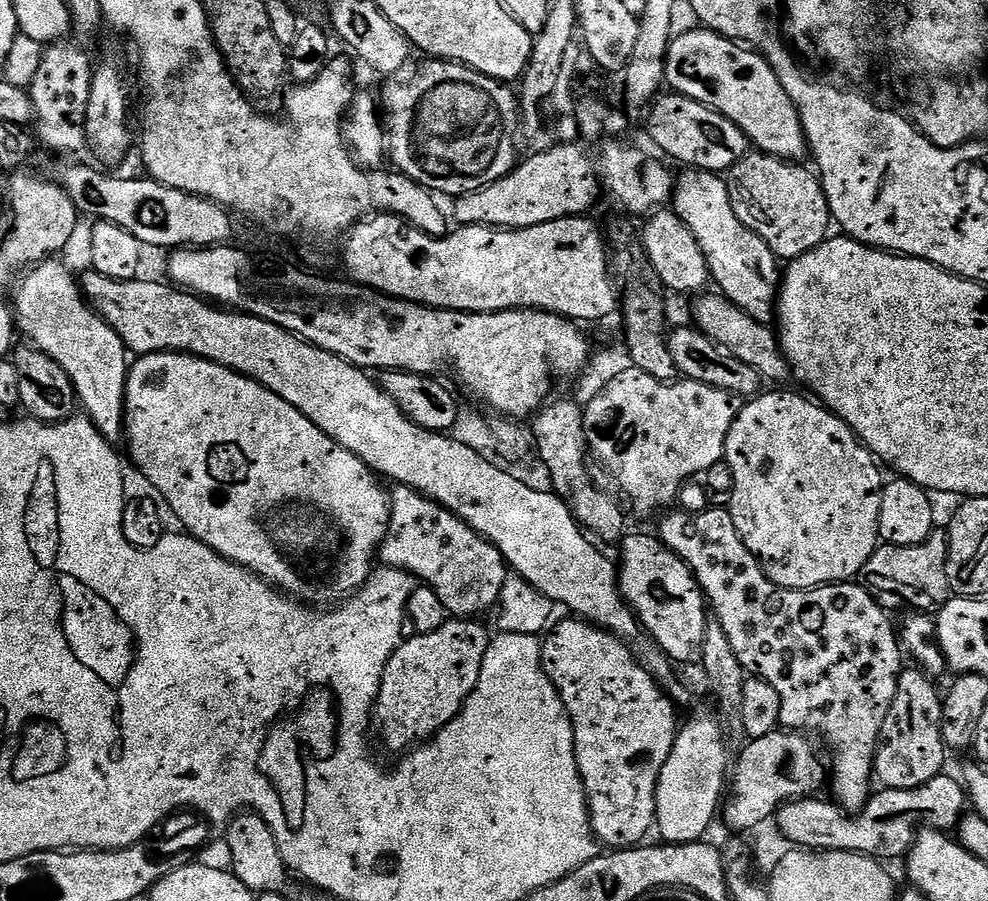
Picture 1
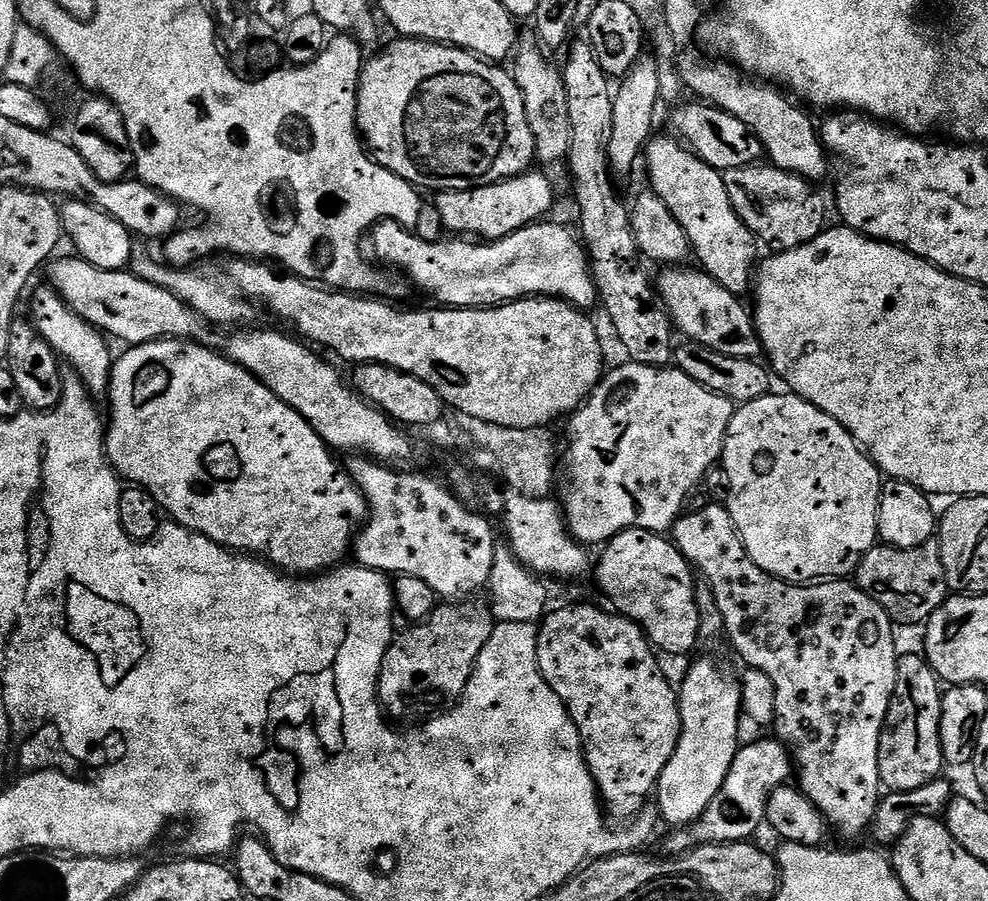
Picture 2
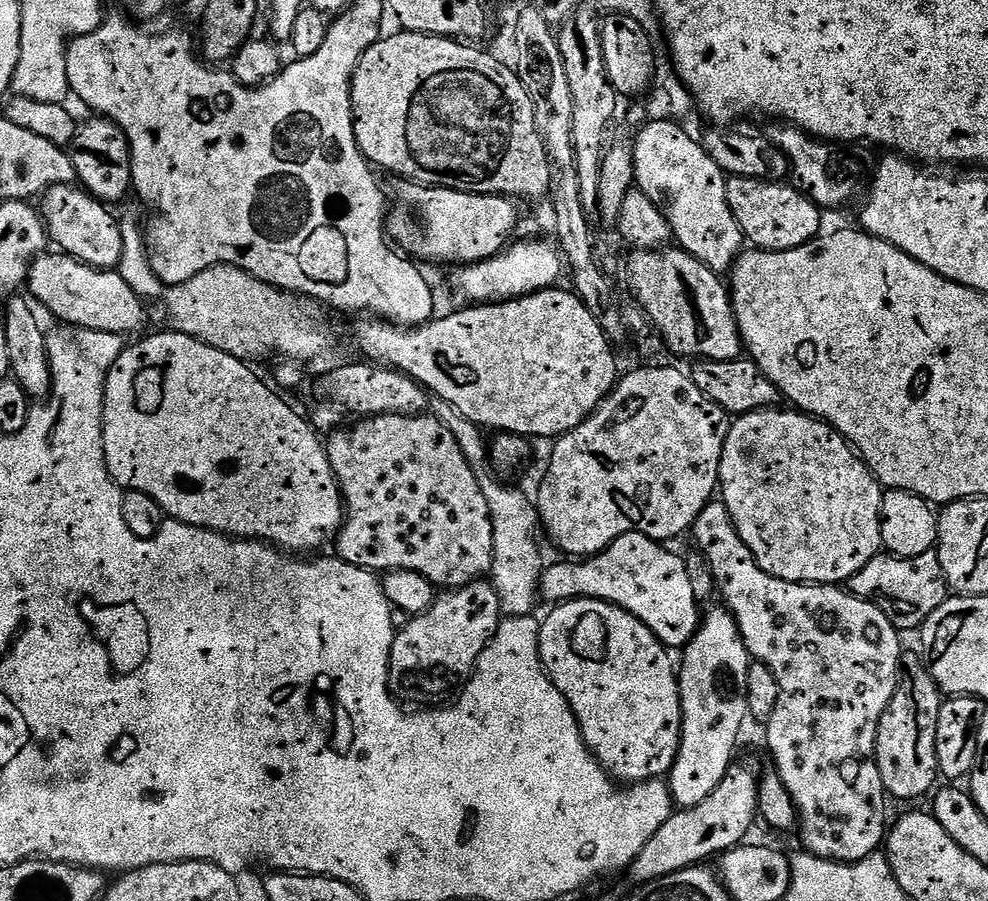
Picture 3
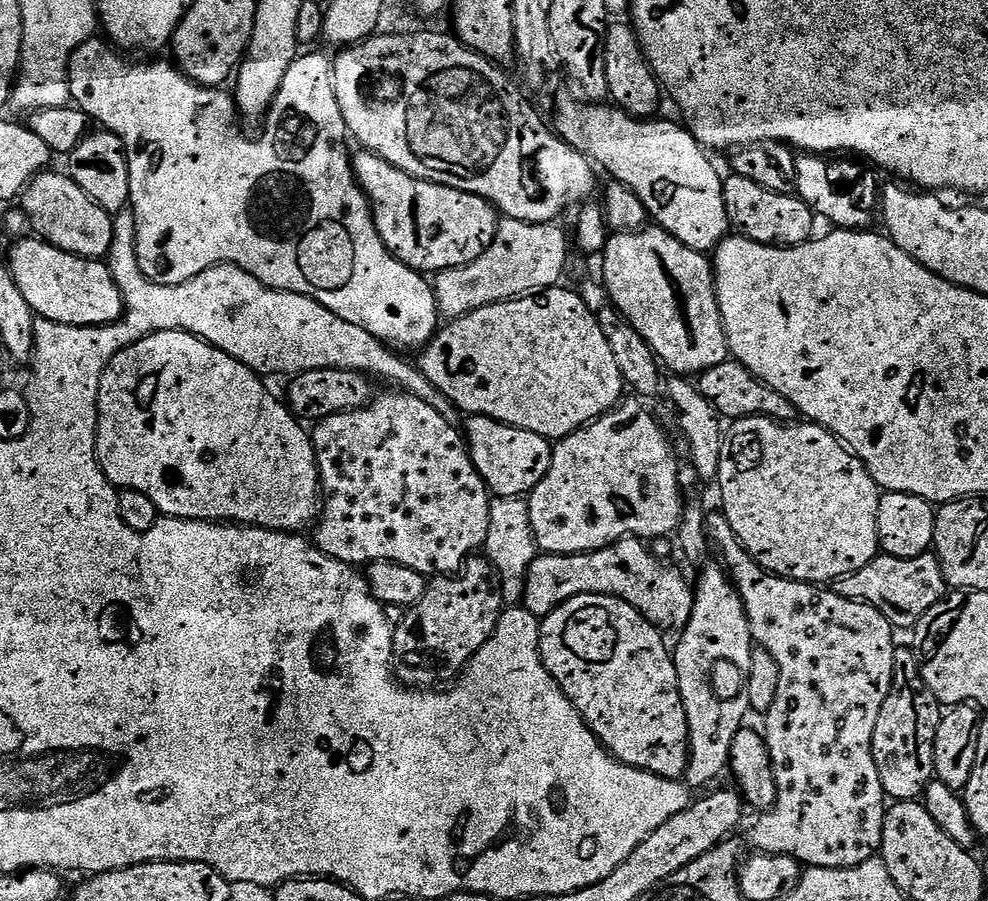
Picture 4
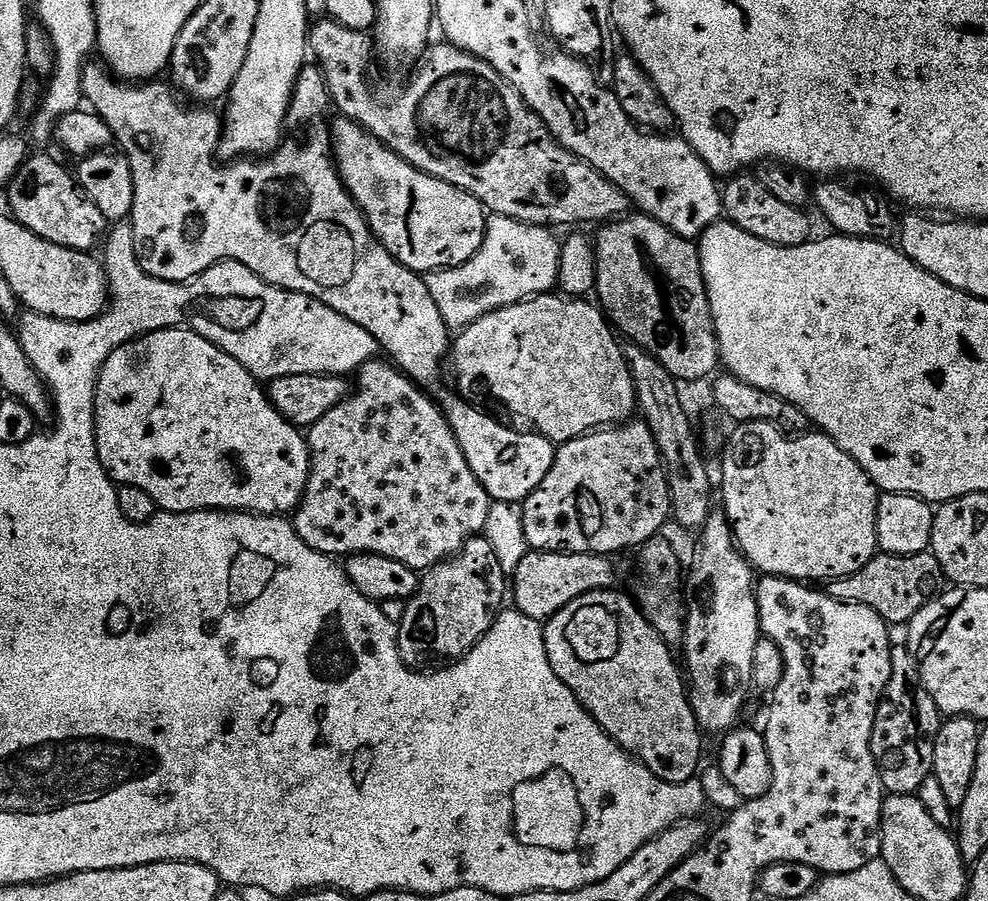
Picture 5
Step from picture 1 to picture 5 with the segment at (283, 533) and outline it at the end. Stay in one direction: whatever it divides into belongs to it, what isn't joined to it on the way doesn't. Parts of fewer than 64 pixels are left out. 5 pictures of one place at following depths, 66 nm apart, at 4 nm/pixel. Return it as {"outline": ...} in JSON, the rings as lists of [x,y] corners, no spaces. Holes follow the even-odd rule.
{"outline":[[[163,328],[124,344],[104,364],[96,383],[96,445],[98,458],[108,471],[109,477],[117,485],[138,486],[154,498],[157,509],[166,512],[255,512],[258,516],[284,516],[295,513],[308,485],[310,457],[305,433],[296,428],[273,406],[261,381],[248,371],[230,354],[226,354],[217,344],[210,343],[191,328]]]}

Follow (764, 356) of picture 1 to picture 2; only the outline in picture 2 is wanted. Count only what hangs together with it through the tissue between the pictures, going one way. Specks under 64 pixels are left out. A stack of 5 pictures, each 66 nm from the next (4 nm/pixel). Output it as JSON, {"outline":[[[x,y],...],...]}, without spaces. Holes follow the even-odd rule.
{"outline":[[[672,266],[658,276],[658,295],[664,302],[664,308],[669,316],[677,333],[684,335],[685,341],[693,344],[701,344],[704,348],[714,350],[718,354],[726,354],[743,360],[755,360],[761,355],[760,336],[756,333],[756,321],[753,313],[744,309],[744,300],[735,296],[730,290],[721,286],[713,276],[703,270],[691,272],[688,266]]]}

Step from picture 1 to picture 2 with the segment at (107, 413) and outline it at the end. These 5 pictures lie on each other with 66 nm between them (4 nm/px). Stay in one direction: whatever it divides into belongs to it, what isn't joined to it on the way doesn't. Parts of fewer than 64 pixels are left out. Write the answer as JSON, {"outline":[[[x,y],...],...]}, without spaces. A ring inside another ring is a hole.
{"outline":[[[45,286],[36,296],[32,304],[31,319],[36,329],[50,342],[61,361],[72,363],[71,371],[79,376],[80,381],[88,387],[93,397],[100,398],[107,393],[112,381],[112,366],[114,363],[114,352],[108,349],[109,341],[99,328],[93,324],[86,323],[82,317],[72,312],[72,307],[67,304],[58,293],[51,287]]]}

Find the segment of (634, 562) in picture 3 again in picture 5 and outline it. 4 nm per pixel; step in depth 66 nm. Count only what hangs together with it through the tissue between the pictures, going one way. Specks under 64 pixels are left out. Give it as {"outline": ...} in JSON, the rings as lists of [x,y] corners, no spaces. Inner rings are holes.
{"outline":[[[530,550],[510,576],[510,596],[516,599],[515,611],[526,614],[526,618],[547,622],[558,610],[574,602],[574,598],[611,589],[615,585],[612,583],[616,580],[616,568],[610,561],[608,556],[595,556],[592,552],[574,554]]]}

